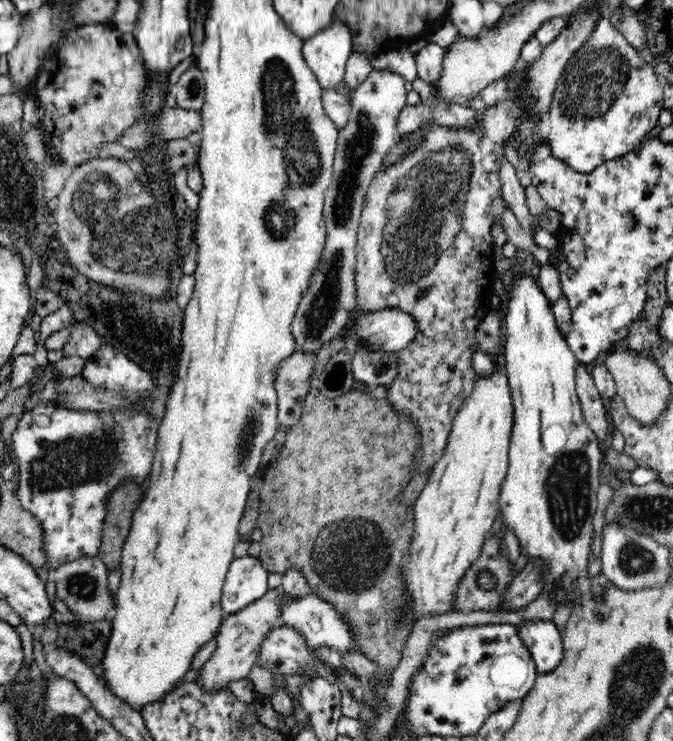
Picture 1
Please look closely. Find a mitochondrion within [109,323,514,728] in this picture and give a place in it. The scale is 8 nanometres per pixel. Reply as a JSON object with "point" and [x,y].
{"point":[353,555]}

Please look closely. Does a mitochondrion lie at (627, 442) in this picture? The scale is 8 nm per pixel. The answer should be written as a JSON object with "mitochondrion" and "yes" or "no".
{"mitochondrion":"no"}

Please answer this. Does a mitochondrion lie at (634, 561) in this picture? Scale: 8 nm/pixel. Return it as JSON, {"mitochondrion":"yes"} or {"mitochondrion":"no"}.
{"mitochondrion":"yes"}

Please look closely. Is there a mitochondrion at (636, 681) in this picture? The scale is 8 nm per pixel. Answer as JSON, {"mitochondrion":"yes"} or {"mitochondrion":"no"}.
{"mitochondrion":"yes"}

